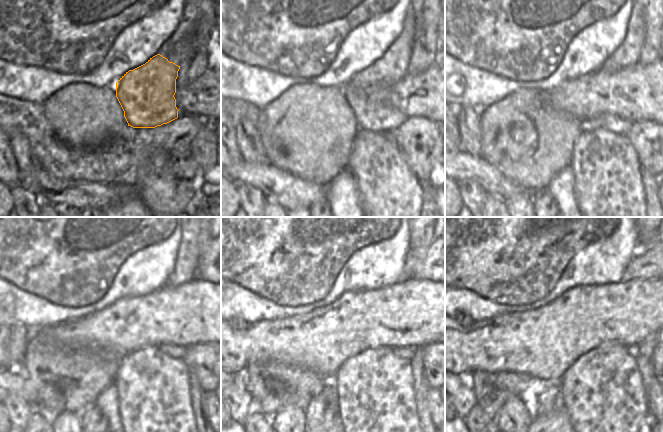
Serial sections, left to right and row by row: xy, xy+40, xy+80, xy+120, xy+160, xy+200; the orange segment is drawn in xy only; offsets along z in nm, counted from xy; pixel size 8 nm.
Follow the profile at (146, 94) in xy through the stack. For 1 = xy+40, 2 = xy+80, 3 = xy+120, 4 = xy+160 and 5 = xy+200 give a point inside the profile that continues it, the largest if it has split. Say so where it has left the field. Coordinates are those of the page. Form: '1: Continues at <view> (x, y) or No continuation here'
1: Continues at xy+40 (366, 93)
2: Continues at xy+80 (615, 124)
3: Continues at xy+120 (172, 350)
4: Continues at xy+160 (407, 352)
5: Continues at xy+200 (633, 350)

